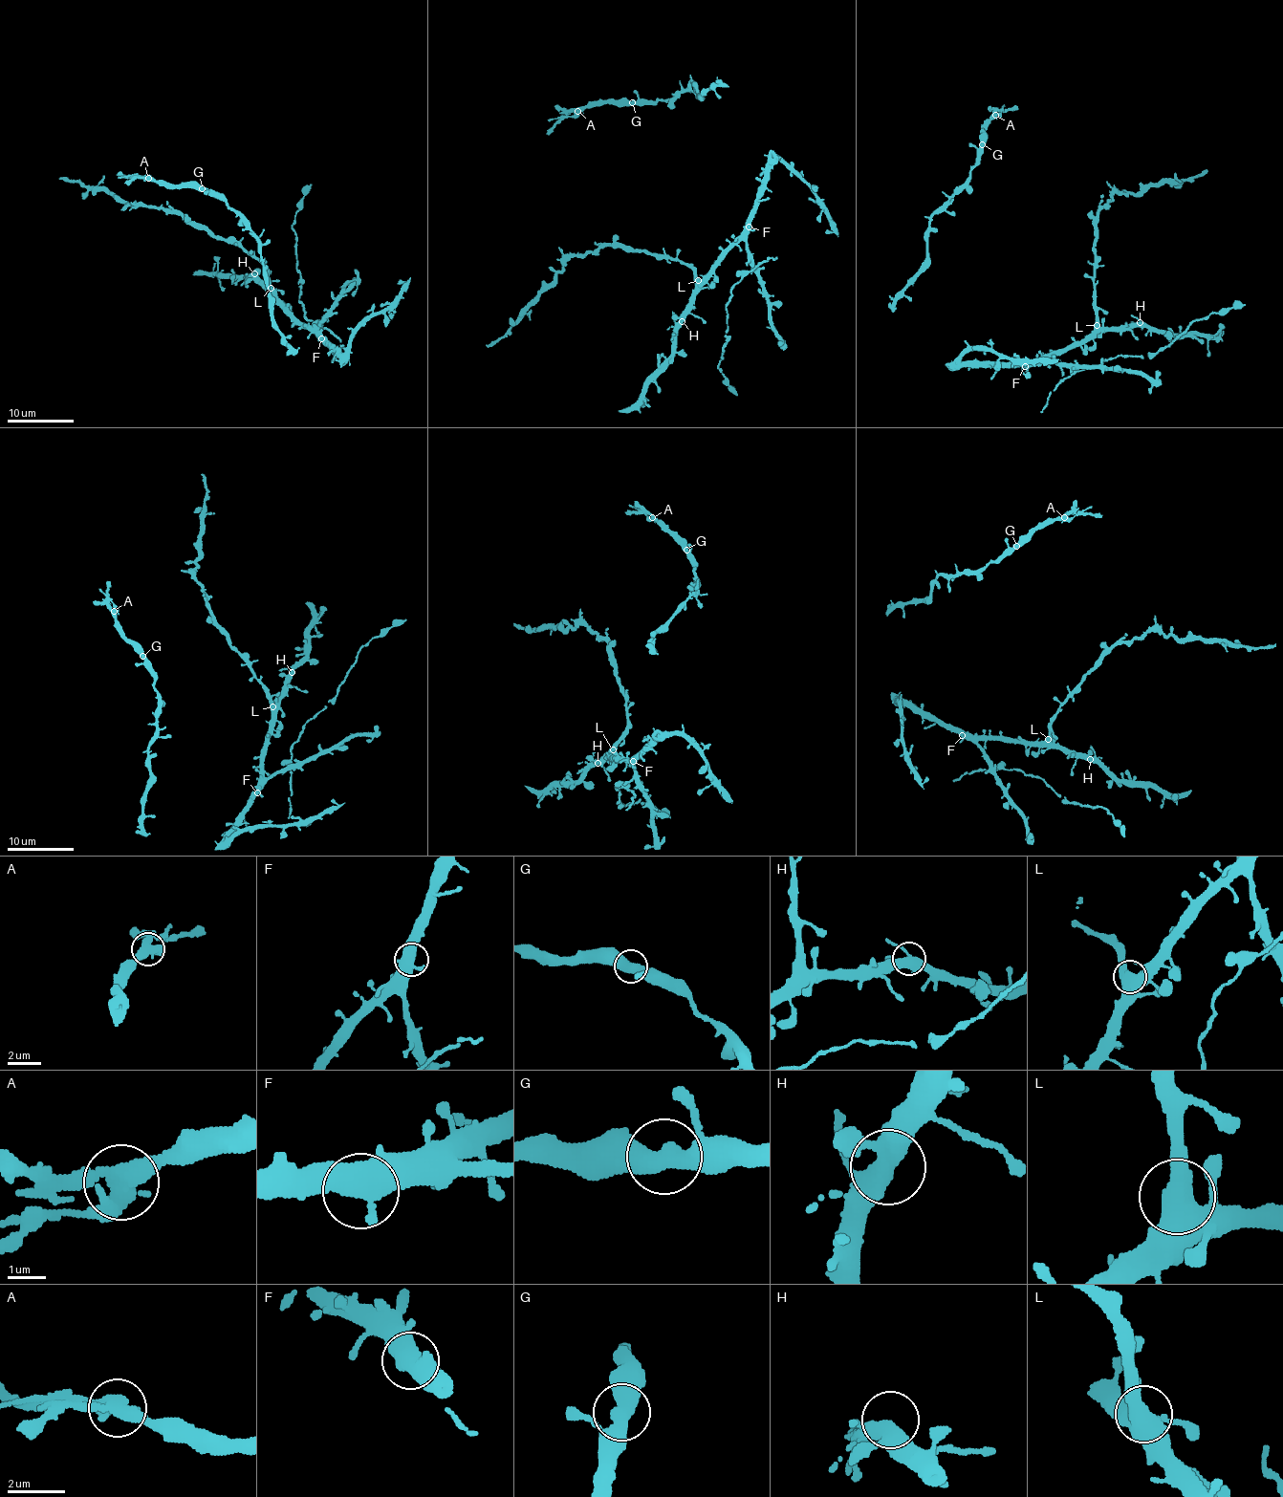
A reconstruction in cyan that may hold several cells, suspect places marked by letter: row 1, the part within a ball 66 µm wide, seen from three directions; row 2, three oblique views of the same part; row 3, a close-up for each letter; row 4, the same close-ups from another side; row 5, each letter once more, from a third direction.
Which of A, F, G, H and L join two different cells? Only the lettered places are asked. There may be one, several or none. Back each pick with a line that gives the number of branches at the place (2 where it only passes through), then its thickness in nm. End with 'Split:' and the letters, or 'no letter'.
A: Branches: 4. Thickness 360 nm
Split: A

